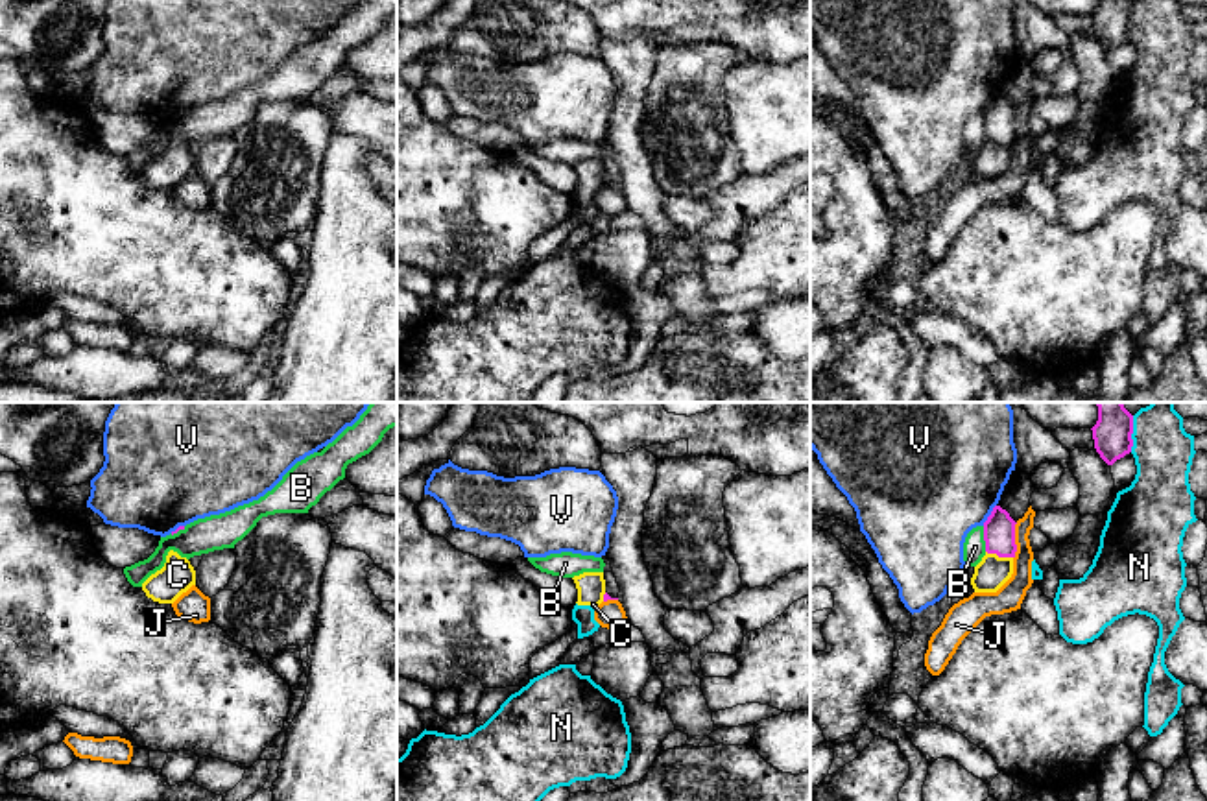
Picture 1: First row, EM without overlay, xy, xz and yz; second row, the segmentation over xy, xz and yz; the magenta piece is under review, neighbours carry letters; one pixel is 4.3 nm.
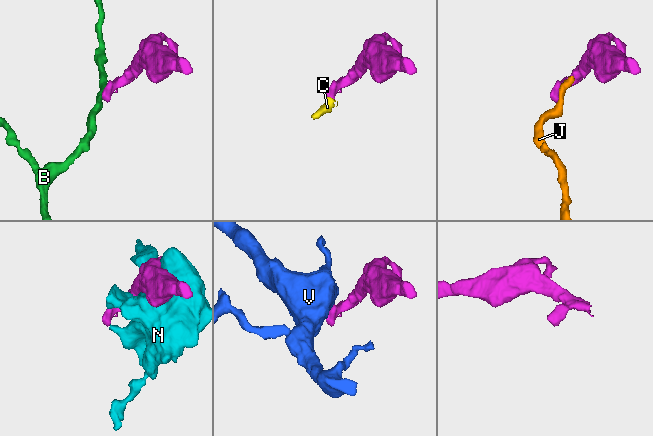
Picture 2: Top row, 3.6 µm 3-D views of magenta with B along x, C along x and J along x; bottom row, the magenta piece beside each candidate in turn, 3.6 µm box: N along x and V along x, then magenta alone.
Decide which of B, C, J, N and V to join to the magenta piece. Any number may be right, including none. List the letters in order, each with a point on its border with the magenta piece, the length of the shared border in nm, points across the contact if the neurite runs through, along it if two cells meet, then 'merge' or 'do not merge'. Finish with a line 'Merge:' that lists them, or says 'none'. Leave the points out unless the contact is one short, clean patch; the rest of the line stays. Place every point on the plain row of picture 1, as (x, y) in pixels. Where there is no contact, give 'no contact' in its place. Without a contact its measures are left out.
B: contact yz (984, 126); length 110 nm; border yz (982, 113), (986, 137); do not merge
C: contact yz (999, 143); length 120 nm; border yz (986, 137), (1012, 144); do not merge
J: contact yz (1014, 128); length 160 nm; do not merge
N: contact yz (1132, 19); length 160 nm; do not merge
V: contact yz (990, 102); length 110 nm; border yz (995, 91), (982, 111); do not merge
Merge: none

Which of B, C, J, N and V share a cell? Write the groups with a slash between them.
B / C N / J / V

